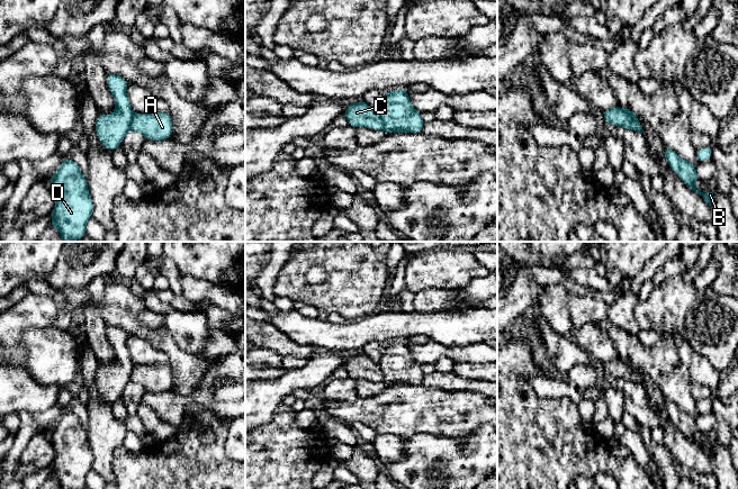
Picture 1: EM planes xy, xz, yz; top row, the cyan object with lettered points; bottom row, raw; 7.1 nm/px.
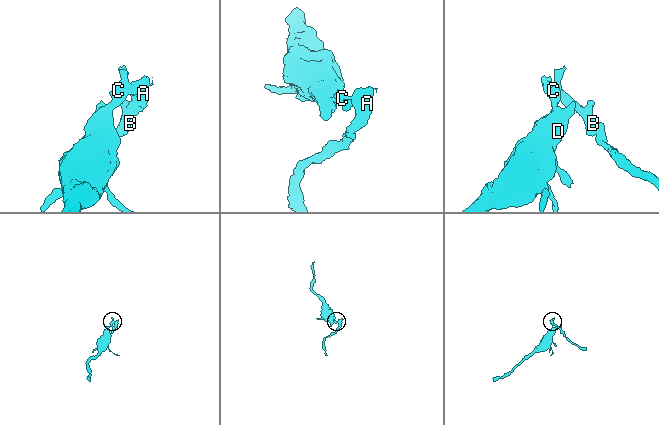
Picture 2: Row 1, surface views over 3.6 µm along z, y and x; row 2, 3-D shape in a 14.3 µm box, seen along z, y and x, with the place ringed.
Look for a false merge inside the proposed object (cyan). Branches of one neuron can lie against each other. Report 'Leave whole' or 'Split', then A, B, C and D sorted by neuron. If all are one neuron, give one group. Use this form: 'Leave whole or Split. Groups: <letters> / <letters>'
Split. Groups: A B / C D

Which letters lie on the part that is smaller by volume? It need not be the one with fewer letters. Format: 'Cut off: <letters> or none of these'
Cut off: A, B

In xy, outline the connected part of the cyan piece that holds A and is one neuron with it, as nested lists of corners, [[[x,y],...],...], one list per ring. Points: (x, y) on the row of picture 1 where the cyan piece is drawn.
[[[166,112],[134,114],[130,129],[141,133],[147,141],[165,141],[171,138],[173,124]]]

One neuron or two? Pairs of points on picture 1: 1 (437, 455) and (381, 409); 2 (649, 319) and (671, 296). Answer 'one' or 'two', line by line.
1: two
2: one

